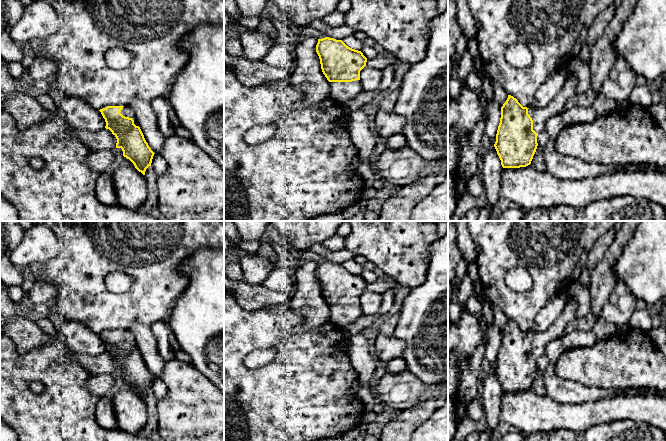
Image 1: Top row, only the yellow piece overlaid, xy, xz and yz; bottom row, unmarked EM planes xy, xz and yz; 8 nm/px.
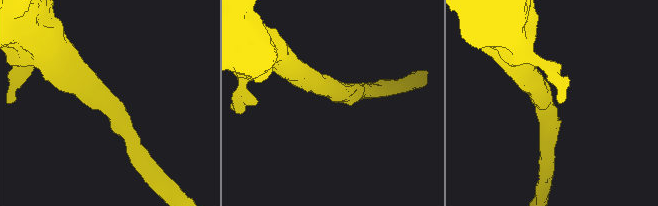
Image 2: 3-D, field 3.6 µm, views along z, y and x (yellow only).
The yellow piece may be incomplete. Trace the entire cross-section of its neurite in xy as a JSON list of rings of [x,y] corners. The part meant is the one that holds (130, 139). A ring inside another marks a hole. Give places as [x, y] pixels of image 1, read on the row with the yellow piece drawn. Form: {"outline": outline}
{"outline": [[[107,106],[99,111],[105,119],[105,128],[109,129],[117,139],[116,148],[121,148],[123,156],[145,175],[155,153],[146,142],[131,108],[129,106]]]}

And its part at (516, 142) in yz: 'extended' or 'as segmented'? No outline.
extended

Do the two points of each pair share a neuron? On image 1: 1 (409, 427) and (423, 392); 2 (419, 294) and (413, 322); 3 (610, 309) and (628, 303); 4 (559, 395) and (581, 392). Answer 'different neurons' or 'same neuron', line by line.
1: different neurons
2: same neuron
3: same neuron
4: same neuron

